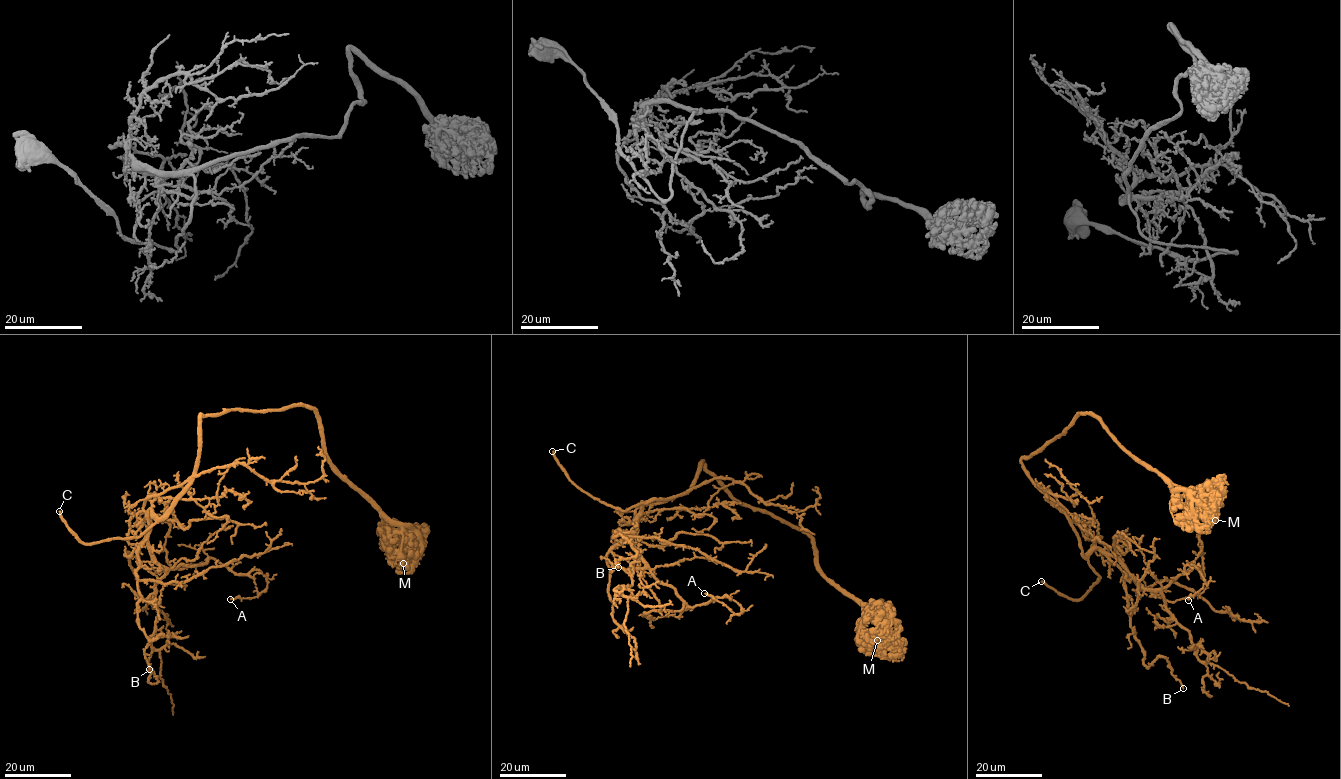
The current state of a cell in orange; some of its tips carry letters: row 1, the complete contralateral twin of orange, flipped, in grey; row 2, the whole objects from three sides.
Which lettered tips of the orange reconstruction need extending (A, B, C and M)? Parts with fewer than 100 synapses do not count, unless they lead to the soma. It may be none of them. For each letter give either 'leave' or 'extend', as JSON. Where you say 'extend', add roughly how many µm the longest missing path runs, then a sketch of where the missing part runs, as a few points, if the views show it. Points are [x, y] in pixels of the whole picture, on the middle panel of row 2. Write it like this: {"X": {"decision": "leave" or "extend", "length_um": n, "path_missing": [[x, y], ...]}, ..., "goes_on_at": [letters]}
{"A": {"decision": "leave"}, "B": {"decision": "leave"}, "C": {"decision": "extend", "length_um": 25, "path_missing": [[552, 451], [549, 441], [515, 410], [513, 404], [508, 404]]}, "M": {"decision": "leave"}, "goes_on_at": ["C"]}

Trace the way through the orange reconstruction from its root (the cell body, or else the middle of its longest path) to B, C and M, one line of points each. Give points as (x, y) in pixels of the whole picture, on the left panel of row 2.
B: (199, 429), (195, 473), (149, 511), (138, 553), (137, 621), (163, 635), (144, 650), (149, 669)
C: (199, 429), (200, 455), (195, 473), (167, 511), (138, 536), (84, 543), (59, 511)
M: (199, 429), (201, 415), (311, 407), (326, 458), (416, 534), (421, 552), (406, 573), (403, 563)

